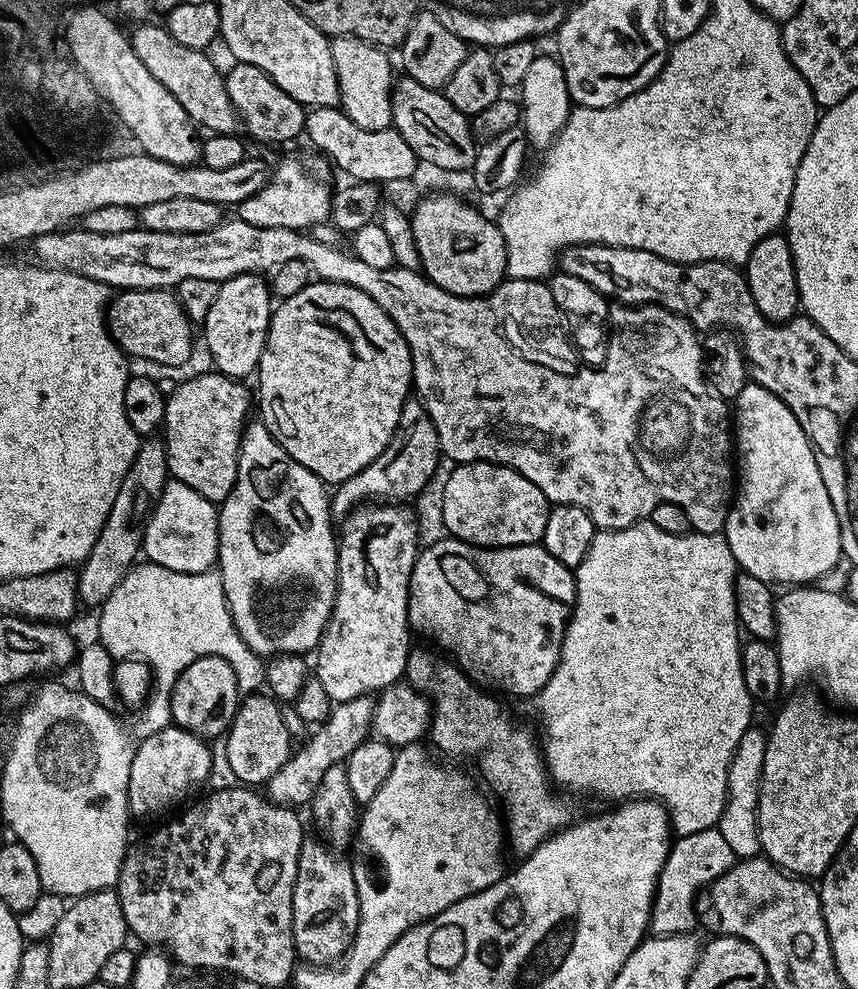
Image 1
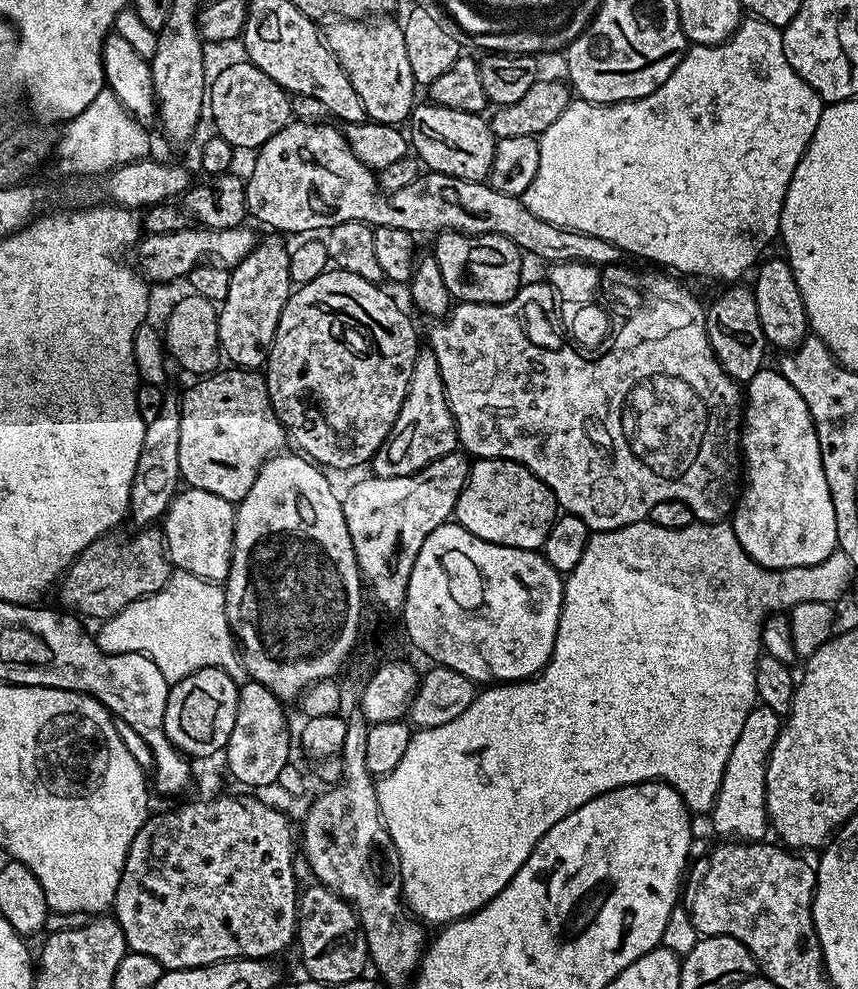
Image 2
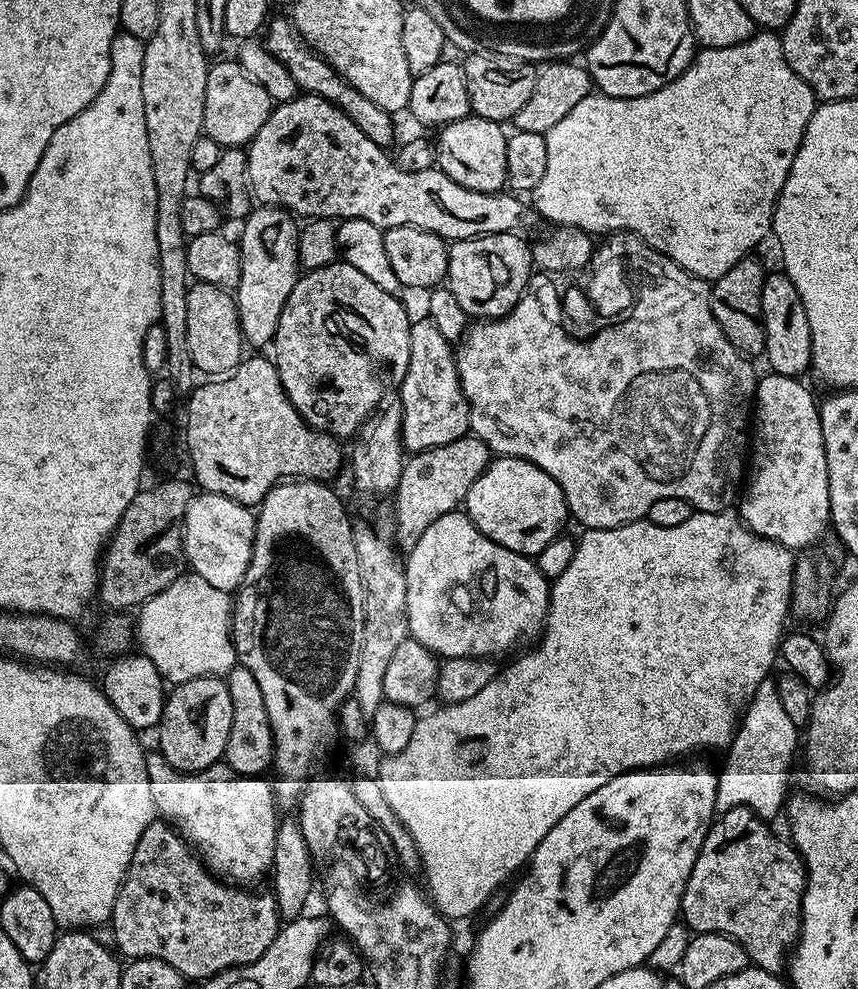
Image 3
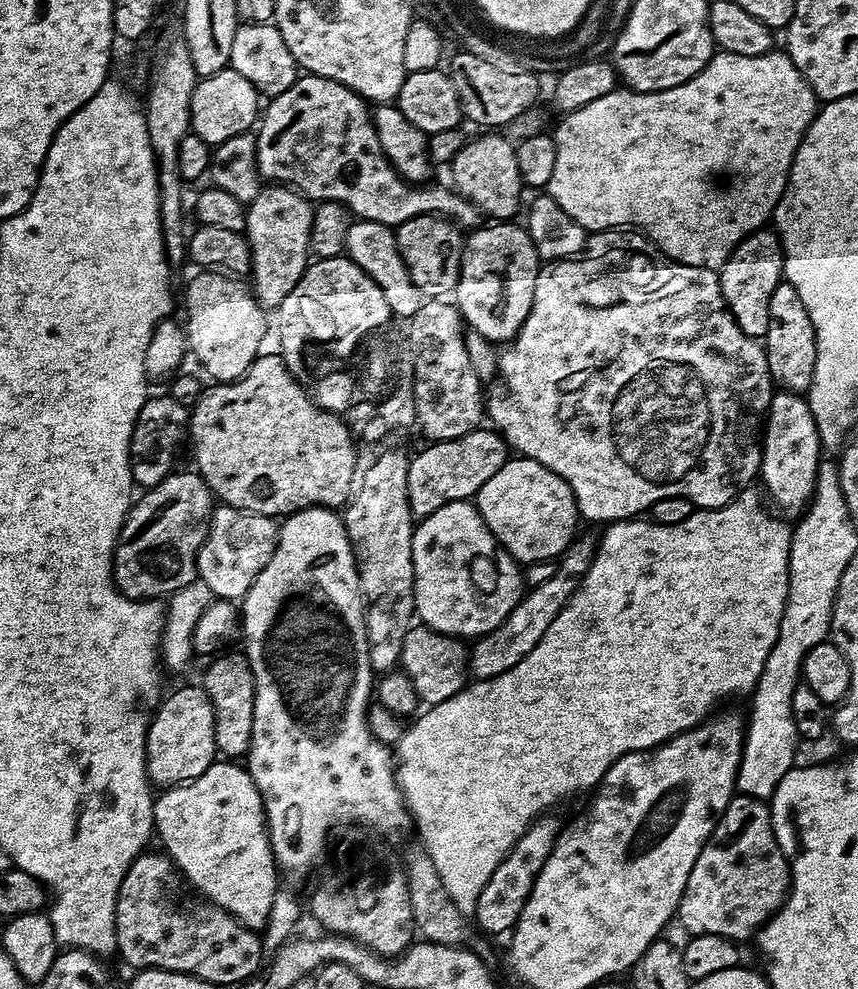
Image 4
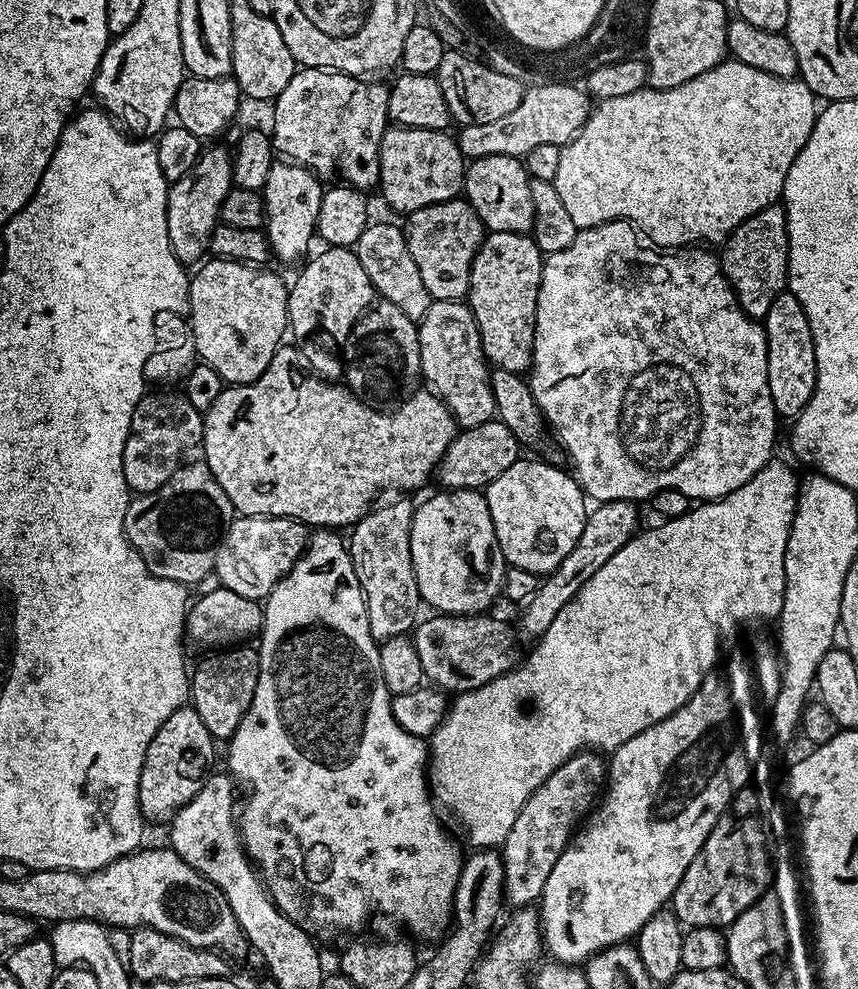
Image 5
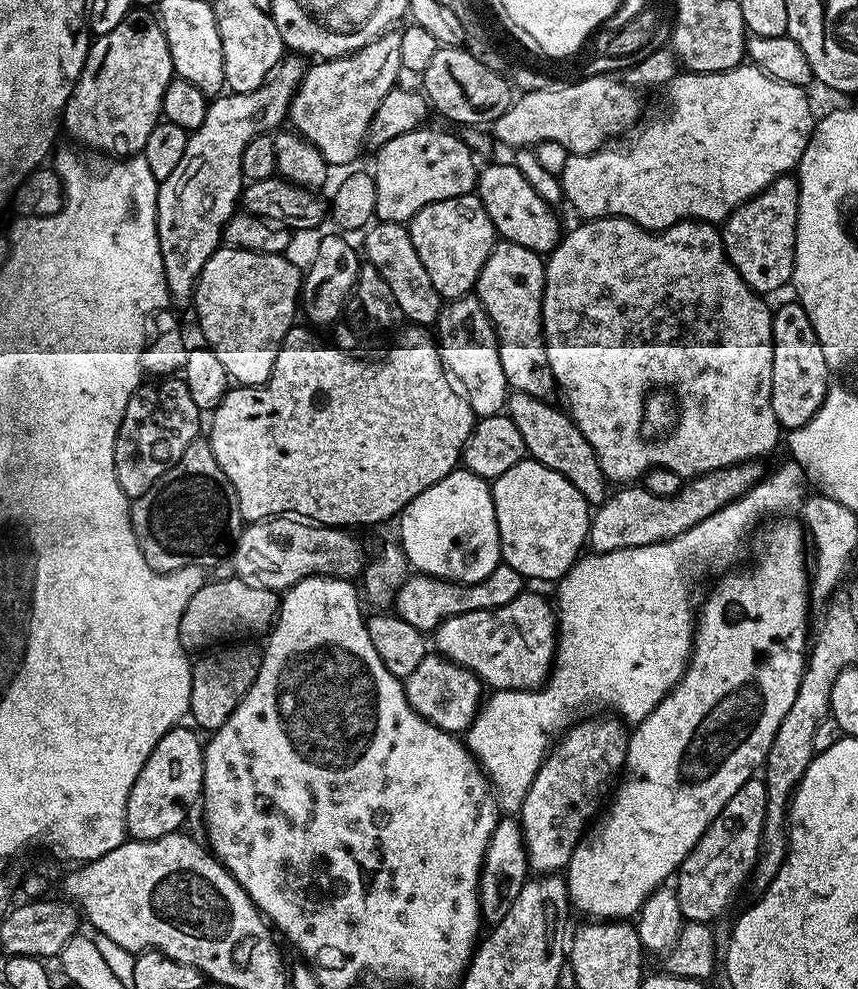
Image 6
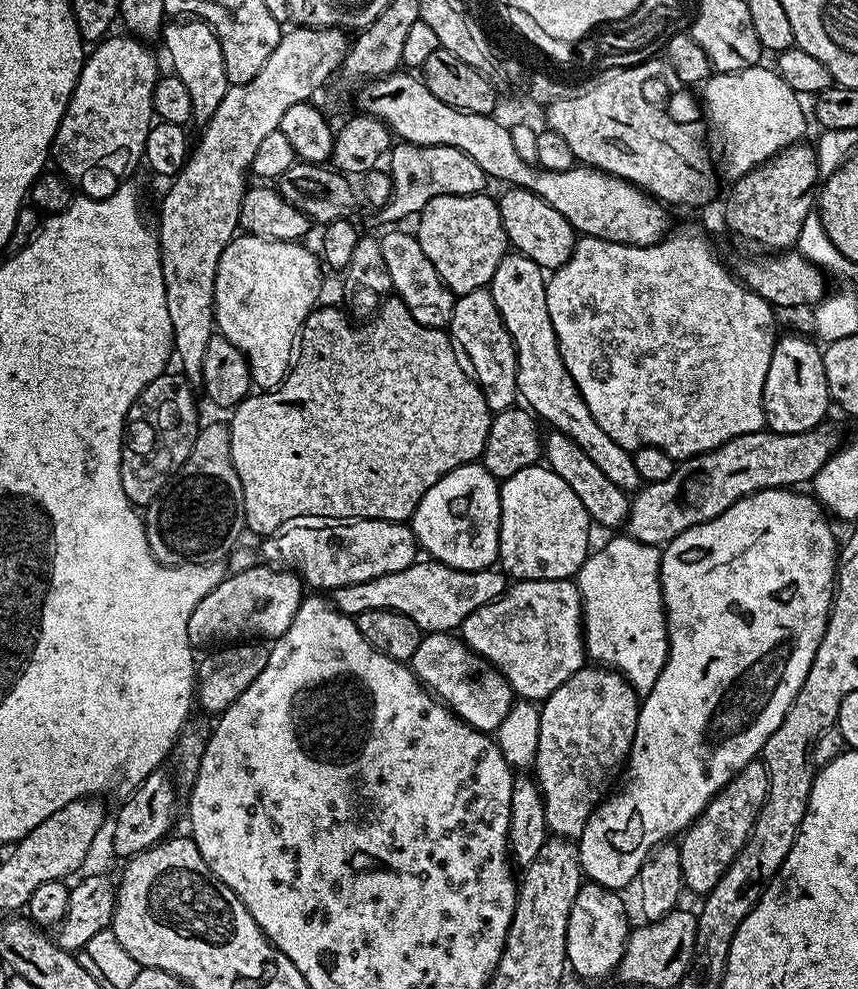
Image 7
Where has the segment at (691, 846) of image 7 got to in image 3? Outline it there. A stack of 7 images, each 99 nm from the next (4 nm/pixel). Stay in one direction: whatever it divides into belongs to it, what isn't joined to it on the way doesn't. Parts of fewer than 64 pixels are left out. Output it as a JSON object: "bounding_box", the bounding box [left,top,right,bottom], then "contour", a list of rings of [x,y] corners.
{"bounding_box":[680,808,806,973],"contour":[[[731,808],[713,819],[700,847],[694,870],[680,903],[682,920],[693,933],[717,932],[734,938],[746,950],[749,961],[767,972],[783,973],[800,935],[800,911],[804,901],[806,869],[800,853],[787,839],[779,840],[769,825],[749,808]]]}

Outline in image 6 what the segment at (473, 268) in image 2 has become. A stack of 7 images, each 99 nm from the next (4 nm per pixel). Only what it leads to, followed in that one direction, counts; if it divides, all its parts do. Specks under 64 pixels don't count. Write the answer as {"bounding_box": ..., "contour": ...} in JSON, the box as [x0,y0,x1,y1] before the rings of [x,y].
{"bounding_box":[474,240,557,398],"contour":[[[500,240],[492,247],[490,258],[486,258],[482,266],[474,295],[482,302],[496,331],[496,341],[500,344],[498,354],[502,358],[502,370],[506,373],[509,389],[548,398],[557,387],[544,345],[544,266],[541,253],[526,250],[526,246],[518,246],[509,240]]]}

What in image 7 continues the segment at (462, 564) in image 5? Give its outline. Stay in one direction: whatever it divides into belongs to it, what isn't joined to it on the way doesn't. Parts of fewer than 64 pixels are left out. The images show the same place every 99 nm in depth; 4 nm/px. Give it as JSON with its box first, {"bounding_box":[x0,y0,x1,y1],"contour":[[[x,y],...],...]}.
{"bounding_box":[410,462,500,570],"contour":[[[473,462],[471,464],[463,464],[454,470],[450,470],[450,474],[446,474],[438,482],[434,482],[434,486],[430,486],[430,490],[426,490],[426,494],[418,502],[418,506],[411,514],[410,527],[412,533],[416,535],[416,543],[421,549],[424,548],[431,559],[436,560],[440,564],[450,566],[454,570],[482,570],[483,568],[493,567],[497,563],[500,554],[500,484],[496,477],[492,476],[485,470],[483,463]]]}

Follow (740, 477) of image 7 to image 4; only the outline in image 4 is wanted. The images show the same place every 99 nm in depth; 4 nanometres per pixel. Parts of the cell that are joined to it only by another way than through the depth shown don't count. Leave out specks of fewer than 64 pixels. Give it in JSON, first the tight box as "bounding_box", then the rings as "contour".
{"bounding_box":[468,536,597,680],"contour":[[[582,536],[573,539],[568,546],[568,551],[559,557],[556,573],[552,578],[547,579],[542,585],[529,587],[521,596],[518,606],[510,610],[502,626],[479,637],[473,643],[476,645],[471,645],[468,671],[476,680],[489,680],[498,674],[506,674],[506,670],[518,666],[518,662],[522,662],[522,658],[526,658],[526,654],[530,654],[530,650],[534,650],[538,642],[542,642],[542,634],[546,634],[550,622],[554,622],[554,618],[558,618],[561,610],[568,605],[568,599],[579,586],[580,579],[584,577],[586,570],[590,570],[592,560],[596,556],[597,537]]]}

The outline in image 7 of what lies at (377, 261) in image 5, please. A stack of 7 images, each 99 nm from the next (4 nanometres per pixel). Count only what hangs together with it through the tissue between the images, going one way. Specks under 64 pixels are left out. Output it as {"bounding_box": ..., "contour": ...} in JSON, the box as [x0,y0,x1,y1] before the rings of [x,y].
{"bounding_box":[379,230,456,329],"contour":[[[388,230],[388,233],[379,237],[383,261],[386,262],[387,269],[390,272],[392,292],[403,300],[404,305],[410,310],[410,314],[414,314],[414,322],[422,322],[422,326],[430,326],[431,328],[447,329],[450,318],[454,314],[456,296],[438,278],[438,270],[434,270],[434,266],[430,263],[430,258],[426,258],[426,254],[422,254],[422,246],[416,240],[415,235],[411,231],[392,231],[396,230]]]}

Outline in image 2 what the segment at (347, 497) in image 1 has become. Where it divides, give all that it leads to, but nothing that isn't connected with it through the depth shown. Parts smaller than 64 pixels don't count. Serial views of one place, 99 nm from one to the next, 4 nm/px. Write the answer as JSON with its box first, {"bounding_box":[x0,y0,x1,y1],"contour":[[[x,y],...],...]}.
{"bounding_box":[371,350,457,478],"contour":[[[431,350],[417,351],[414,370],[410,374],[410,382],[406,390],[406,398],[398,410],[398,418],[394,422],[391,434],[382,447],[372,455],[371,475],[382,478],[409,476],[430,466],[430,462],[457,451],[457,448],[456,423],[442,386],[438,360],[434,358]]]}

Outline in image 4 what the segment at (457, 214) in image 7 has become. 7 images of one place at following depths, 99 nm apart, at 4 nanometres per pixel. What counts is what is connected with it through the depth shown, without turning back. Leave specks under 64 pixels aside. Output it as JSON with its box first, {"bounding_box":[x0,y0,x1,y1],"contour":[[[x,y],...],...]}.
{"bounding_box":[395,216,465,298],"contour":[[[419,216],[395,225],[398,250],[402,254],[402,262],[406,262],[406,270],[410,270],[410,278],[414,286],[426,298],[448,298],[455,293],[456,284],[460,281],[460,267],[464,257],[465,233],[451,220],[443,216]]]}

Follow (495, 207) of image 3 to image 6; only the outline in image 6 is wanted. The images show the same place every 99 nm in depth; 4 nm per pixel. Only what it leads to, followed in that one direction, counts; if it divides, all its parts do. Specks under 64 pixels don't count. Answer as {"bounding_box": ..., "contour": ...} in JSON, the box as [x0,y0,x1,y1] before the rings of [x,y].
{"bounding_box":[290,30,402,165],"contour":[[[389,30],[349,56],[321,59],[305,71],[292,99],[290,124],[324,155],[328,165],[352,164],[366,148],[370,122],[402,76],[401,43],[400,32]]]}

